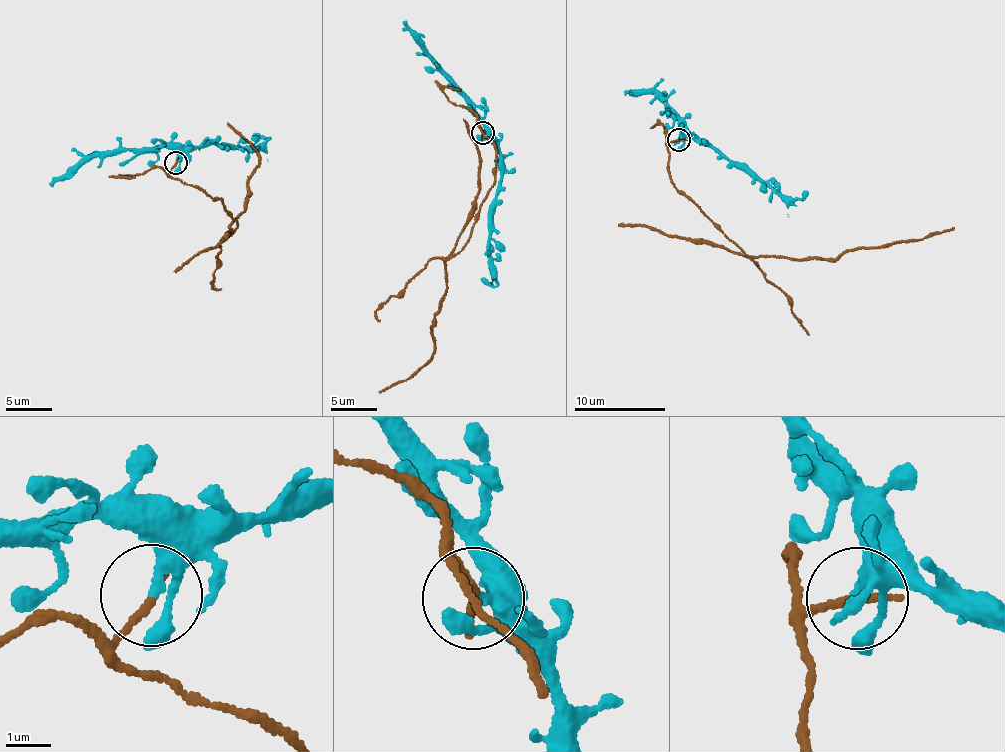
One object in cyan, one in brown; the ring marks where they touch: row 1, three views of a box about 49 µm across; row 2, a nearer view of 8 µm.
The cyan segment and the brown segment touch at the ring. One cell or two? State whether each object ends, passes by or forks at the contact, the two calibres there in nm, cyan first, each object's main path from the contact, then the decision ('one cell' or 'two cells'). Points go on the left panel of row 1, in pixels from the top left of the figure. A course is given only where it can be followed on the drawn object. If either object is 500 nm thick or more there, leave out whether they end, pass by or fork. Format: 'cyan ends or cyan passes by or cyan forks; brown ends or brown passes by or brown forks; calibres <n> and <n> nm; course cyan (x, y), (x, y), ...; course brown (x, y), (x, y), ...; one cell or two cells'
cyan ends; brown ends; calibres 240 and 190 nm; course cyan (176, 162), (213, 141), (220, 146), (263, 143), (266, 137), (252, 134); course brown (176, 162), (169, 175), (221, 198), (237, 222), (233, 230), (261, 160), (227, 122); two cells

